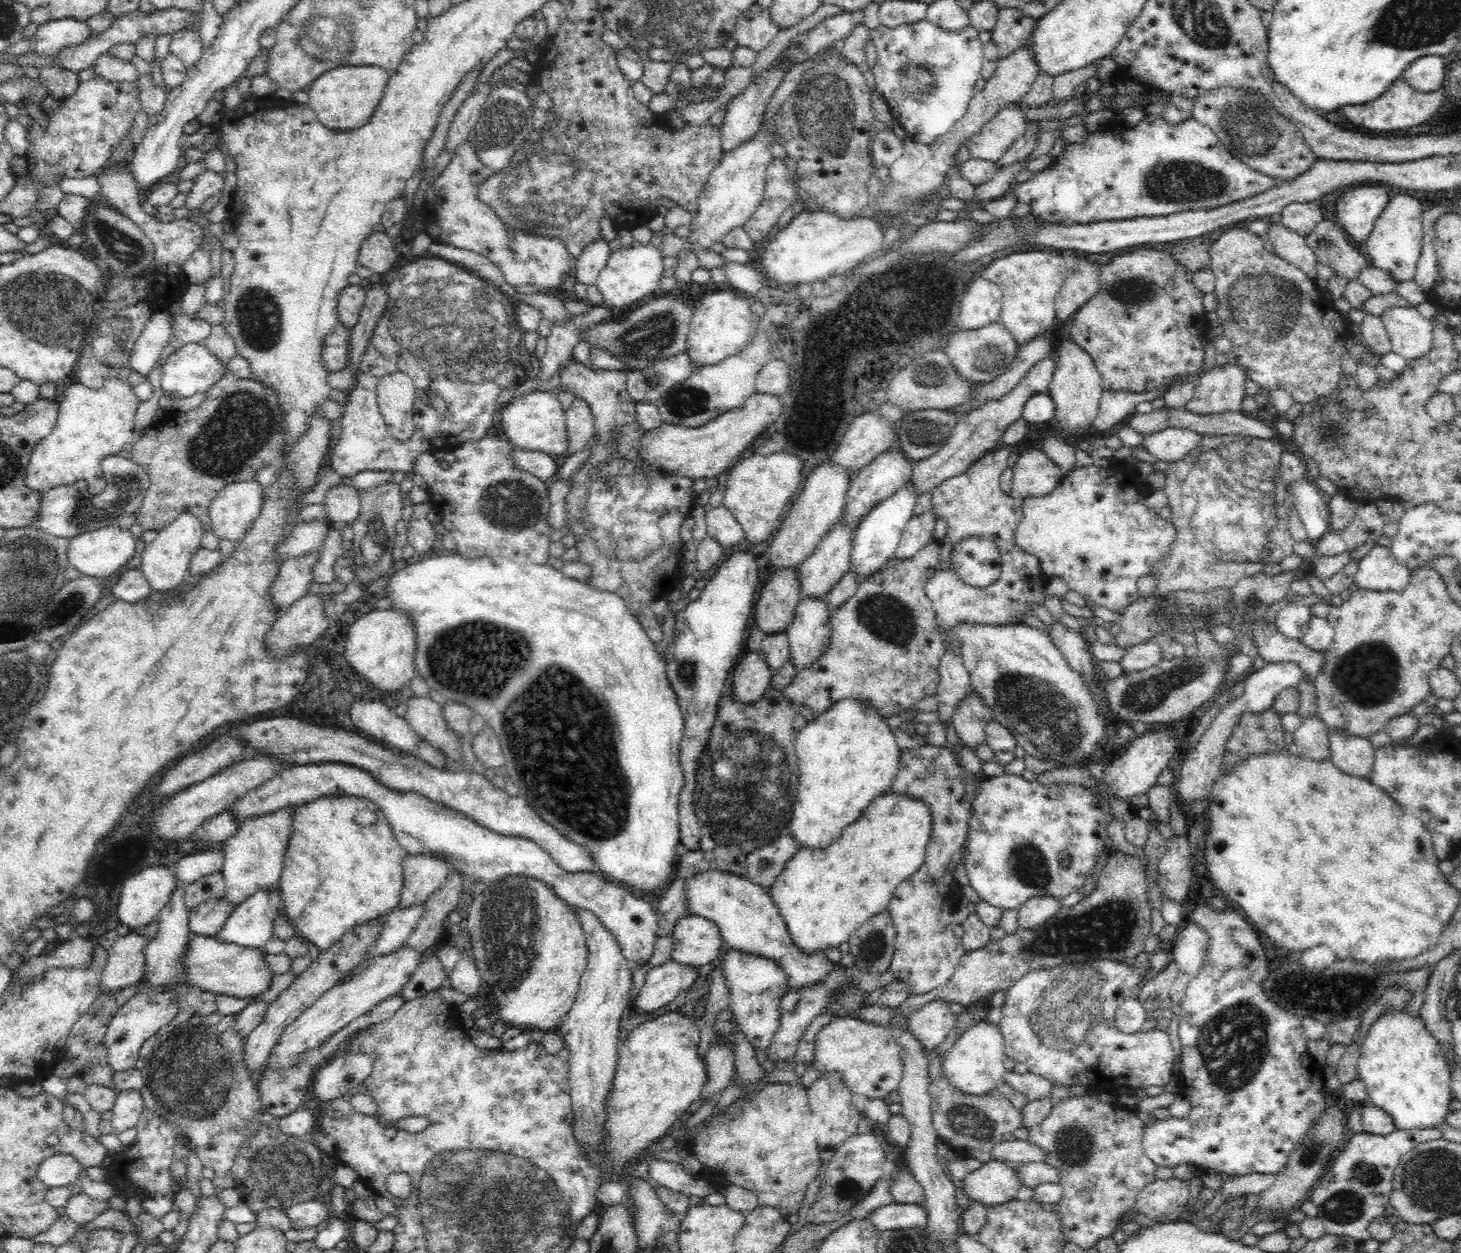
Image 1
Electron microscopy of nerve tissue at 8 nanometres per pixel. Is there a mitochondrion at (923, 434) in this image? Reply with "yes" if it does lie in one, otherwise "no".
yes

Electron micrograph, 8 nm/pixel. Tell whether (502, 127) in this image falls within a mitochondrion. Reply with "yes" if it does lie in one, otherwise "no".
yes

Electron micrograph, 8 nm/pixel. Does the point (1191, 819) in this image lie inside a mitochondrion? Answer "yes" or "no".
no

